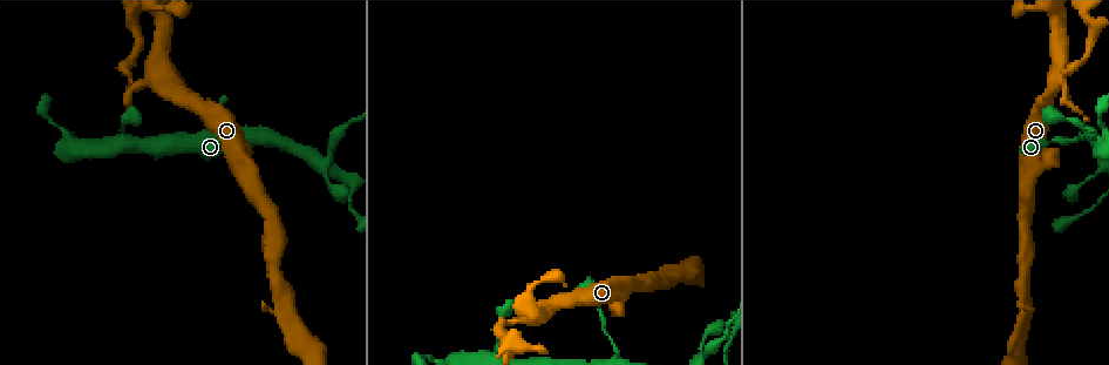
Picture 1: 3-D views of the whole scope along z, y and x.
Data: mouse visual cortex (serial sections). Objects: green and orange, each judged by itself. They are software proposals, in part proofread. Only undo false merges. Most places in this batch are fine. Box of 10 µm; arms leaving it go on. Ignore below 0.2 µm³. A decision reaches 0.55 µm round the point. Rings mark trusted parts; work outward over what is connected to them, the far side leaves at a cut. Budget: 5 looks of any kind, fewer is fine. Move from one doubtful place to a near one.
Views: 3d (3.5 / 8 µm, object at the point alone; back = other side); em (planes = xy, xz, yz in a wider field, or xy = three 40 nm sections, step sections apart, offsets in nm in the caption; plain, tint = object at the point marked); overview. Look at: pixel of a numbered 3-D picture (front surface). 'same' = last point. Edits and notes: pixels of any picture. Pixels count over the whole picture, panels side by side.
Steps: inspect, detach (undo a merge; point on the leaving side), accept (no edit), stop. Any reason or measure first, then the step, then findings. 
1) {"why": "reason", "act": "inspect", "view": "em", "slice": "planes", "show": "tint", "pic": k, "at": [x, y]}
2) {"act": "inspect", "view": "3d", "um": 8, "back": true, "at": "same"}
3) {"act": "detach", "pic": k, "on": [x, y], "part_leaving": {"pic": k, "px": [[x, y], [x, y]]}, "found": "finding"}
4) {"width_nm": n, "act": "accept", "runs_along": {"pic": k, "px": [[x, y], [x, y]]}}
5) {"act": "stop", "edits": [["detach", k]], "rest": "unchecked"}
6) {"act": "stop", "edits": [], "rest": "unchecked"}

{"why": "sharp bend", "act": "inspect", "view": "3d", "um": 3.5, "back": true, "pic": 1, "at": [1082, 135]}

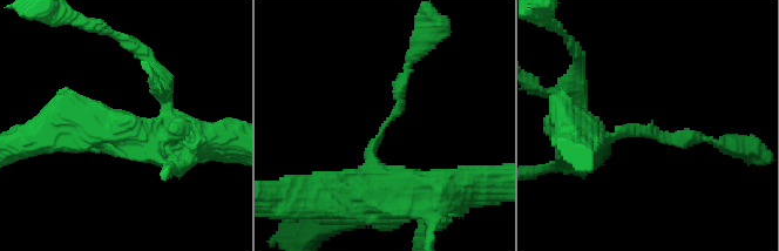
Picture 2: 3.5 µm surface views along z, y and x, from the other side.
{"why": "need the tissue", "act": "inspect", "view": "em", "slice": "xy", "step": 2, "show": "tint", "pic": 2, "at": [641, 129]}

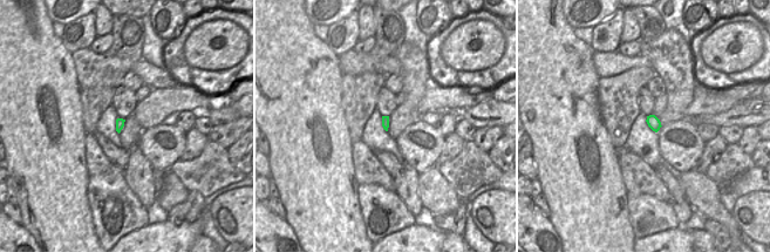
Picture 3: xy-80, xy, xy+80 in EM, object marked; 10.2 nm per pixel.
{"act": "accept", "found": "one cell here"}

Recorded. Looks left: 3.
{"why": "a narrow waist", "act": "inspect", "view": "3d", "um": 3.5, "back": true, "pic": 1, "at": [503, 322]}

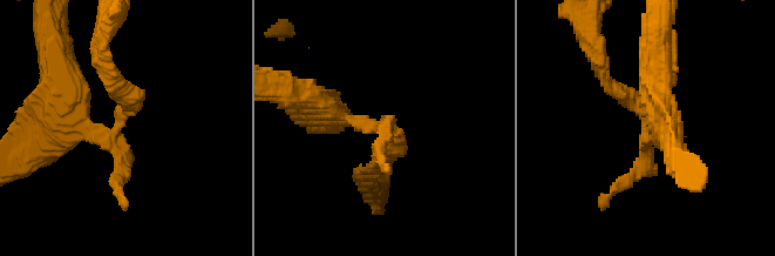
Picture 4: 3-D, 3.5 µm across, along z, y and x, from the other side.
{"why": "need the tissue", "act": "inspect", "view": "em", "slice": "xy", "step": 5, "show": "tint", "pic": 4, "at": [118, 124]}

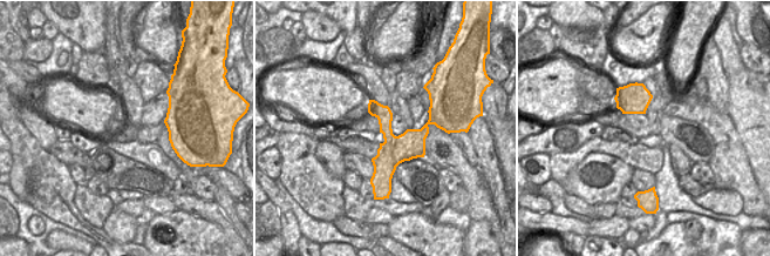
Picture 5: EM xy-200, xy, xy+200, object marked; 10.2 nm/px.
{"act": "detach", "pic": 4, "on": [393, 132], "found": "a second cell is stuck on"}

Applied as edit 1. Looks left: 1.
{"act": "stop", "edits": [["detach", 4]], "rest": "unchecked"}

